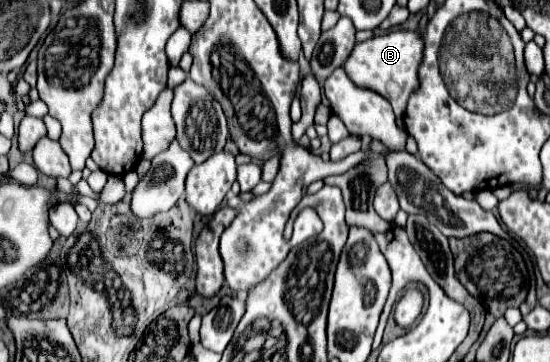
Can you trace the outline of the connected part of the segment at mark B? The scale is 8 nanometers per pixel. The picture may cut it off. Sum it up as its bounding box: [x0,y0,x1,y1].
[343,31,423,115]

